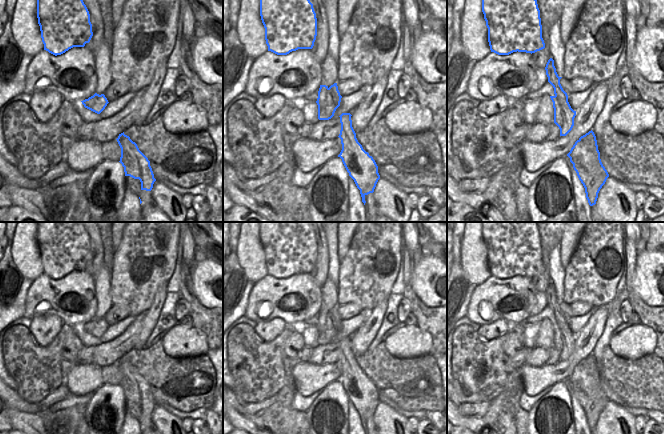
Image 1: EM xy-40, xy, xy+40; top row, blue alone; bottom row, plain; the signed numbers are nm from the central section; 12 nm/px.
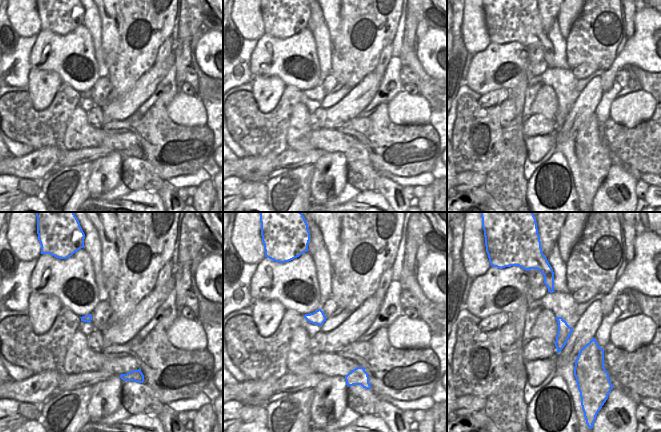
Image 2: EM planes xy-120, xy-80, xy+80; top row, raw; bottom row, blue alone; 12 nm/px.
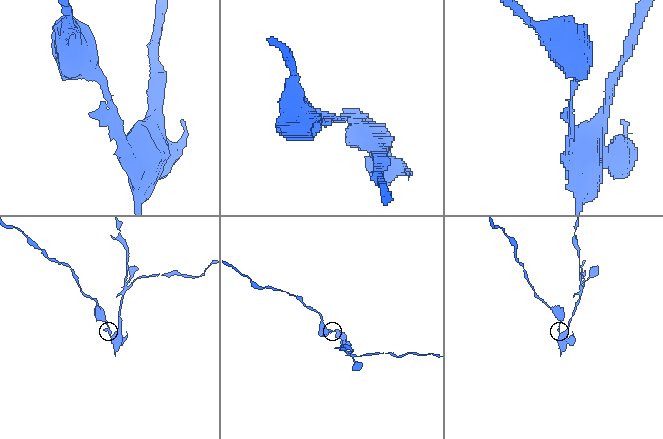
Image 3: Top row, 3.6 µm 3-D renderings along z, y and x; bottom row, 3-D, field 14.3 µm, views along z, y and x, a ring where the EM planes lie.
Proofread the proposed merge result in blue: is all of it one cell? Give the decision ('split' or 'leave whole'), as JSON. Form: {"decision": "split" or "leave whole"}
{"decision": "split"}

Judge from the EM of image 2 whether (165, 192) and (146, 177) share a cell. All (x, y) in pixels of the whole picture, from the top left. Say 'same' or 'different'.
different

